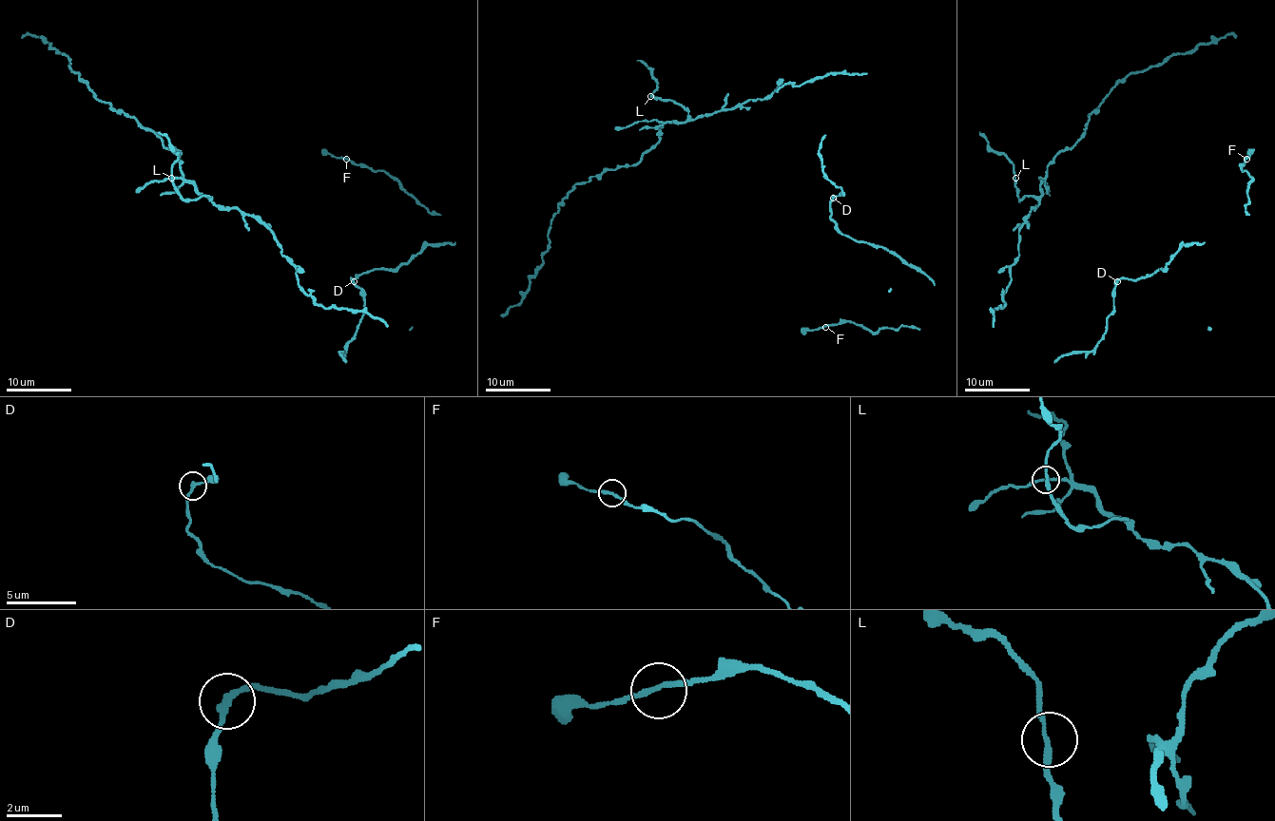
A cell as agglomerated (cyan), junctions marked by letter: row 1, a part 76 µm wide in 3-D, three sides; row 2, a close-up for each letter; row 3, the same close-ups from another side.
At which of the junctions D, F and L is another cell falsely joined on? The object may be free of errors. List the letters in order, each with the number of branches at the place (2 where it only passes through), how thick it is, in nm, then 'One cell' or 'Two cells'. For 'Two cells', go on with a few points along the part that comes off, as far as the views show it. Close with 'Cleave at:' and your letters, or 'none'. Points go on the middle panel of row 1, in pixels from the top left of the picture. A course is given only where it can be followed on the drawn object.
D: Branches: 2. Thickness 190 nm. One cell
F: Branches: 2. Thickness 190 nm. One cell
L: Branches: 2. Thickness 190 nm. One cell
Cleave at: none

